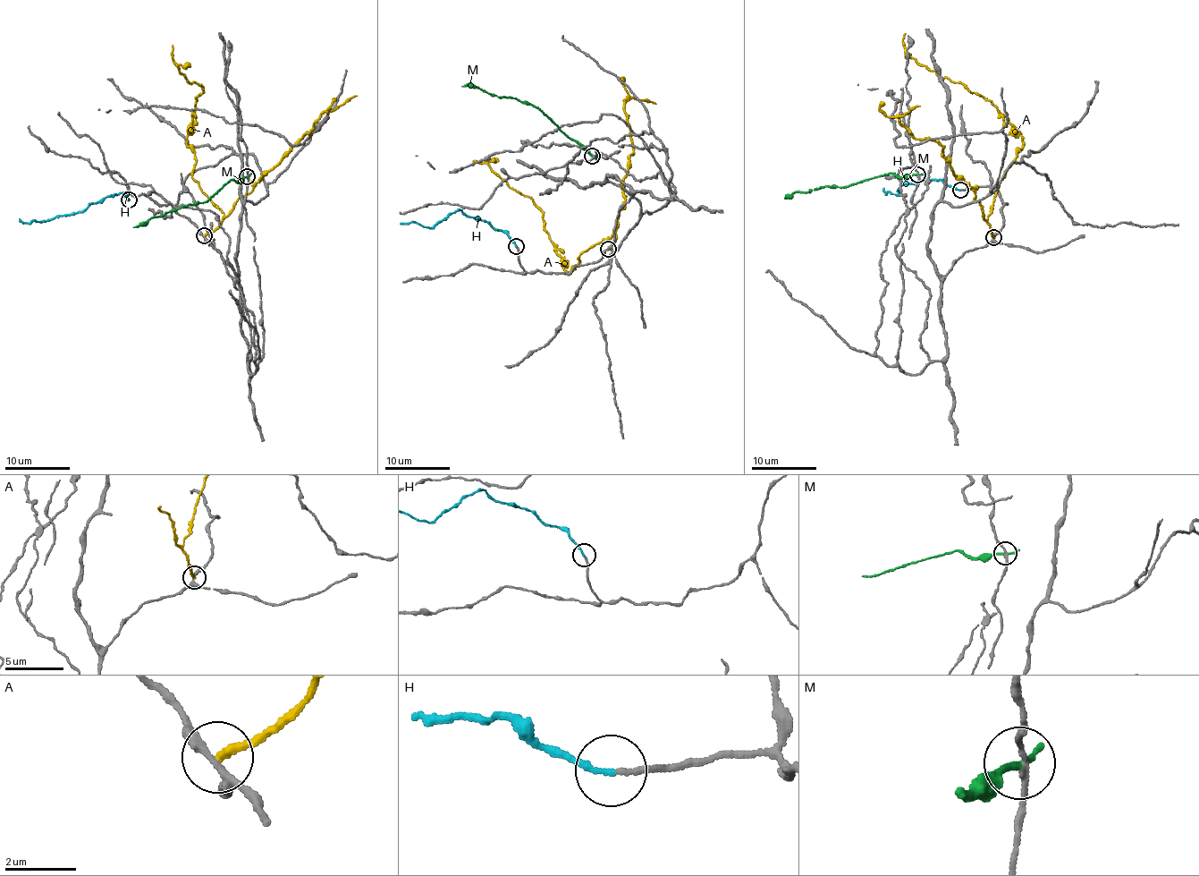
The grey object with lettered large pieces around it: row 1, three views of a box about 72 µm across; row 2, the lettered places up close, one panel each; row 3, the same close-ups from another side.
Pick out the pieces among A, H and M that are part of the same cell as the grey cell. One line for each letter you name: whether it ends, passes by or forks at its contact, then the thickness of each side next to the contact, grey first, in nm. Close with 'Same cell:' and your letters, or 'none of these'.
H: it ends there; 150 nm thick on the grey side, 140 nm on the other
Same cell: H

